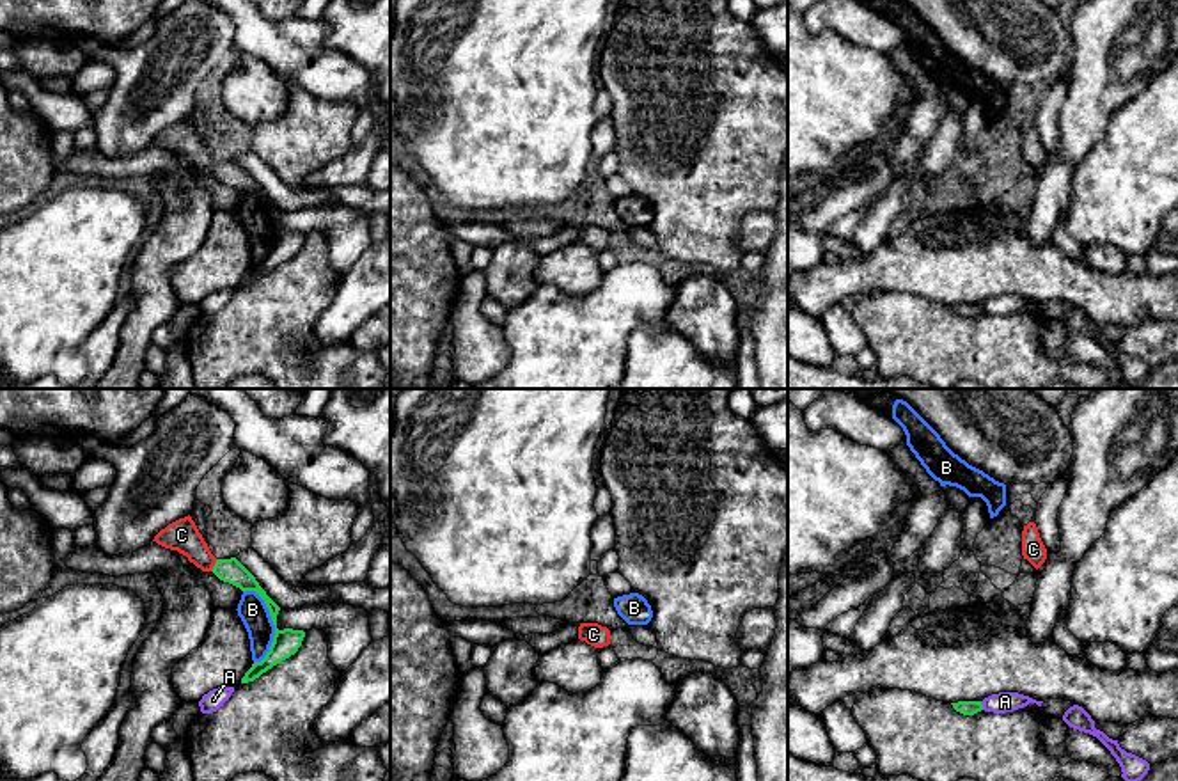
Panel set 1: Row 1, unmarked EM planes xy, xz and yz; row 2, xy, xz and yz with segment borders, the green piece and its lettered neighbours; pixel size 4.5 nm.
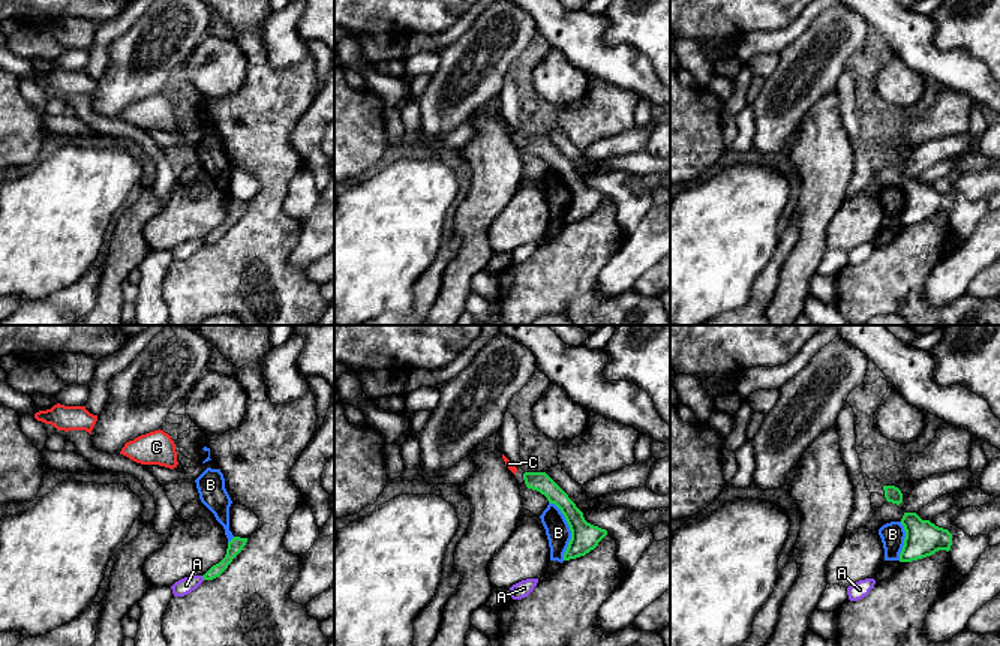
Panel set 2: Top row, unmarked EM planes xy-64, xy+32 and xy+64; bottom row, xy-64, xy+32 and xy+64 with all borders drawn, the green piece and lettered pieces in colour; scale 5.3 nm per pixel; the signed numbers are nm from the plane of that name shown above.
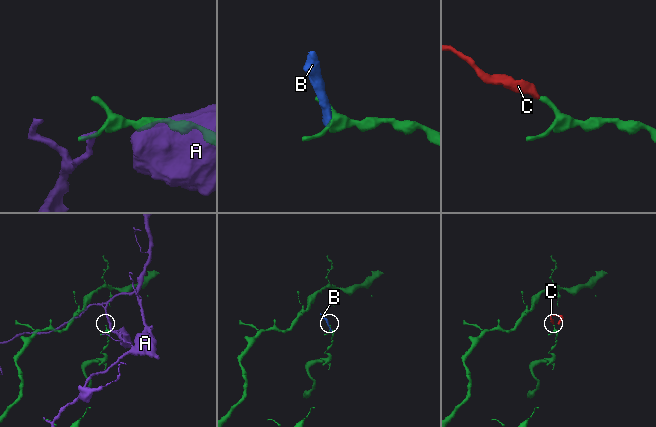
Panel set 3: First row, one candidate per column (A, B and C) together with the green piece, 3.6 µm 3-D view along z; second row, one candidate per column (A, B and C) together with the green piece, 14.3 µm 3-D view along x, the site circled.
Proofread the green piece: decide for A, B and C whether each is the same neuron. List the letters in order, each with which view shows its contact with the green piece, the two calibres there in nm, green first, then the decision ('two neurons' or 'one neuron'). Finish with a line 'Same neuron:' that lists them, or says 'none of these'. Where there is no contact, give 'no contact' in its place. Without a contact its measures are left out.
A: meets green in yz; 60 nm thick on the green side, 100 nm on the other; two neurons
B: meets green in xy; 120 nm thick on the green side, 130 nm on the other; two neurons
C: meets green in xy; 110 nm thick on the green side, 140 nm on the other; one neuron
Same neuron: C

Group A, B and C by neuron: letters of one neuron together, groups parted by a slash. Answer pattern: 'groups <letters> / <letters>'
groups A / B / C

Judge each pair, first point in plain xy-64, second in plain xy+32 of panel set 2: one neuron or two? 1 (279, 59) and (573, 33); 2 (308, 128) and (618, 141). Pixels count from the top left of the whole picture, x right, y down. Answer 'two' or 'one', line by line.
1: one
2: one

